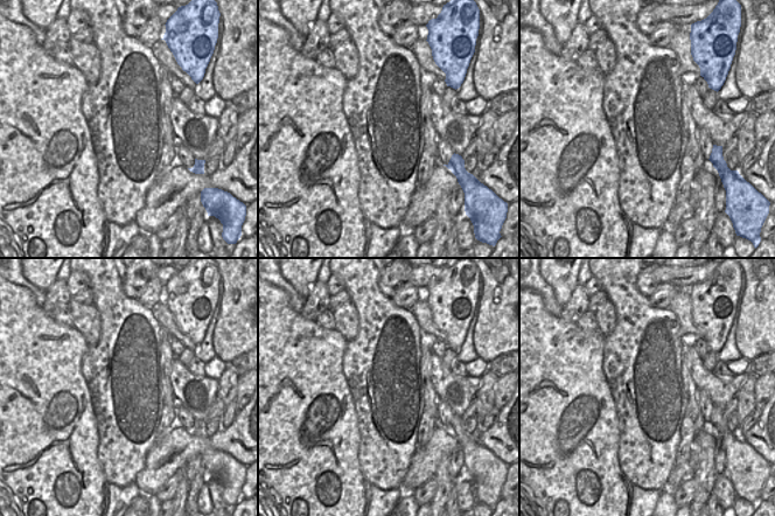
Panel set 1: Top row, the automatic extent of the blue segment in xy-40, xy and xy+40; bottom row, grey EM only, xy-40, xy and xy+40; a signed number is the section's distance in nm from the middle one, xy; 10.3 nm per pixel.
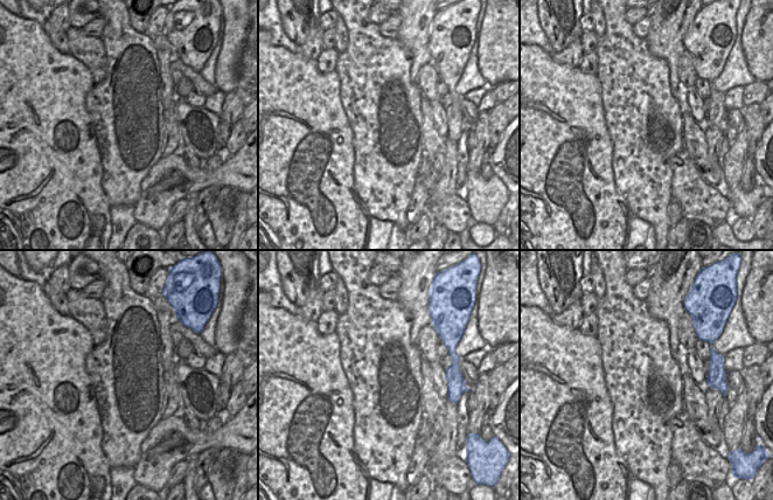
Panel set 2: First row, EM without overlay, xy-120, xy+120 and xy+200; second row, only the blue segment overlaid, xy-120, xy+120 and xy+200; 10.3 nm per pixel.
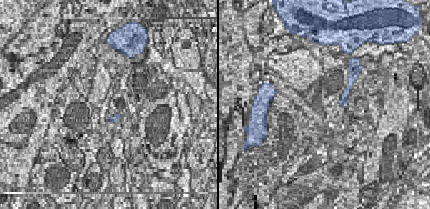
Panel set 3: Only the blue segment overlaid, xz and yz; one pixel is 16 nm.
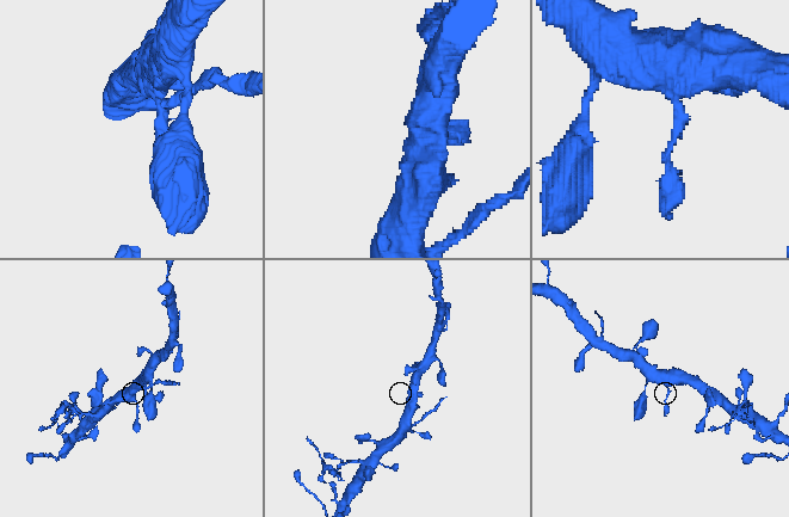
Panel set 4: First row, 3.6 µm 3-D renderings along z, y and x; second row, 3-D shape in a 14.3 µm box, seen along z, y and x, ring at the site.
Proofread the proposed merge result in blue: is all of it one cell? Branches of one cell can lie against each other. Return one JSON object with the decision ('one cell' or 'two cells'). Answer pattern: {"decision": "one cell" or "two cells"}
{"decision": "one cell"}

